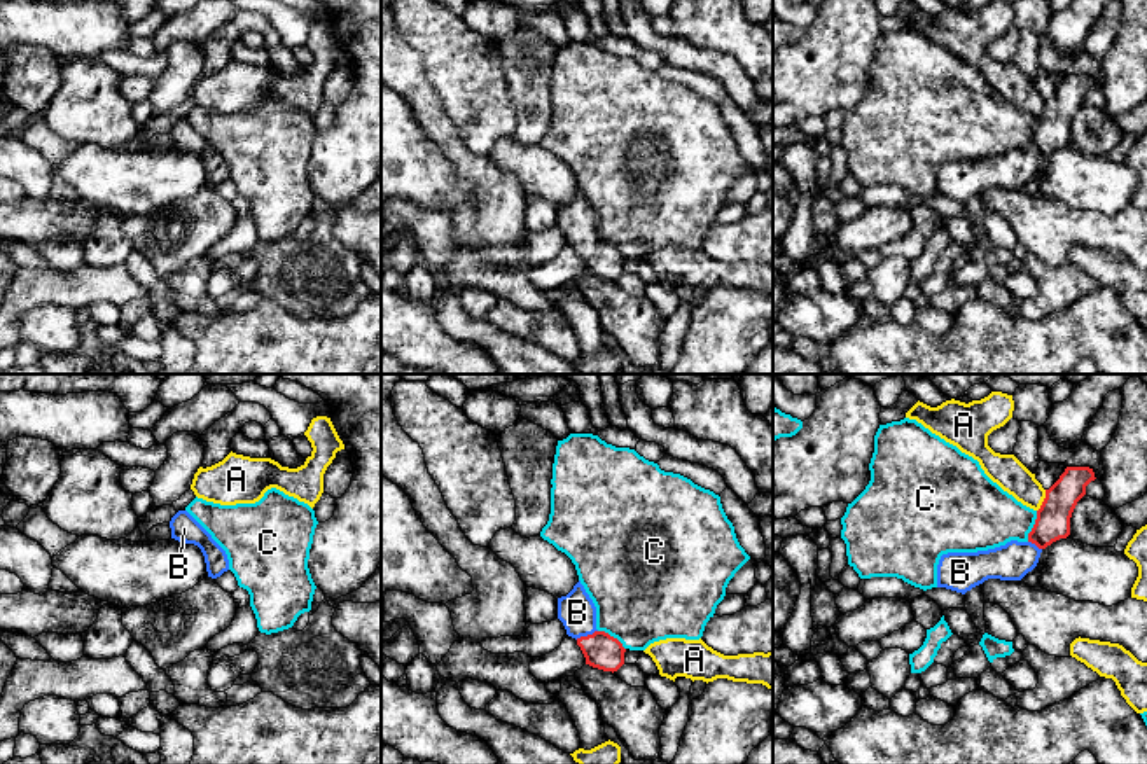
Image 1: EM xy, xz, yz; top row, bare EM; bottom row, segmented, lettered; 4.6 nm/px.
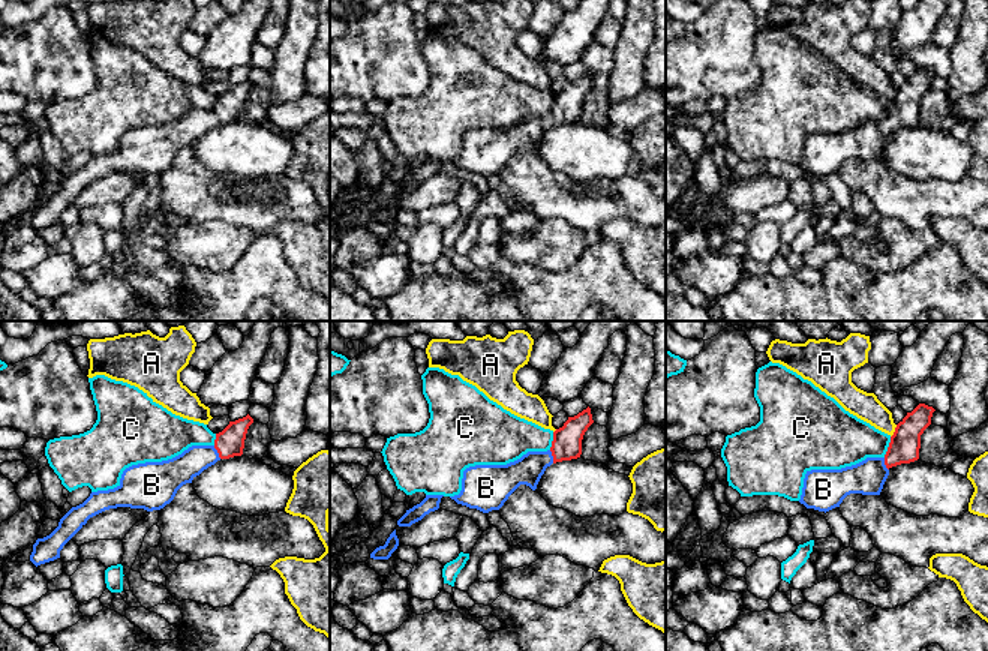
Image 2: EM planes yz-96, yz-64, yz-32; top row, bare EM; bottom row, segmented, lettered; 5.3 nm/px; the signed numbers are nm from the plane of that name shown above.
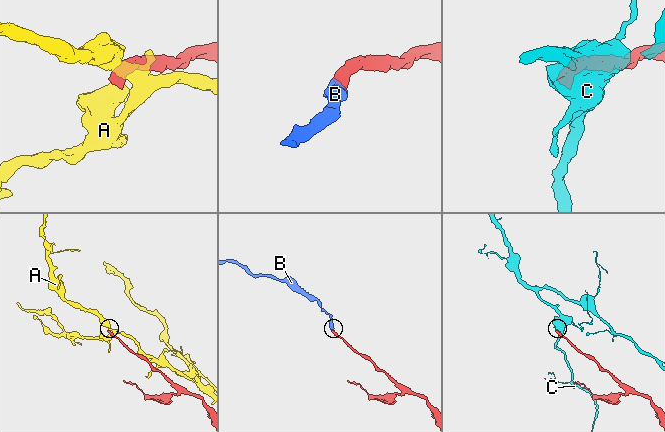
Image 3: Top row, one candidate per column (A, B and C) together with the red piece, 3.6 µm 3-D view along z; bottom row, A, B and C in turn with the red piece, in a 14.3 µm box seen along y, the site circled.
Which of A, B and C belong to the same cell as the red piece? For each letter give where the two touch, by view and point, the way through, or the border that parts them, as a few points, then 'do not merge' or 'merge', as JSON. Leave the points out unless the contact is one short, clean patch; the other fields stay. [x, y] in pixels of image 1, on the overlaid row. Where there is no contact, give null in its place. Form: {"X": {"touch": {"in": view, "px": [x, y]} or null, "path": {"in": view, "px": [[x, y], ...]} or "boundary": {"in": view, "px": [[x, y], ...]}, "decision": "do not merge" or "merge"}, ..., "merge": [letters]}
{"A": {"touch": {"in": "yz", "px": [1044, 500]}, "boundary": {"in": "yz", "px": [[1046, 490], [1046, 497], [1037, 511]]}, "decision": "do not merge"}, "B": {"touch": {"in": "xz", "px": [588, 635]}, "path": {"in": "xz", "px": [[602, 651], [588, 635], [577, 612]]}, "decision": "merge"}, "C": {"touch": {"in": "yz", "px": [1034, 527]}, "boundary": {"in": "yz", "px": [[1037, 511], [1027, 541]]}, "decision": "do not merge"}, "merge": ["B"]}

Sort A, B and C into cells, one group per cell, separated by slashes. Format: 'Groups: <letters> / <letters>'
Groups: A / B / C

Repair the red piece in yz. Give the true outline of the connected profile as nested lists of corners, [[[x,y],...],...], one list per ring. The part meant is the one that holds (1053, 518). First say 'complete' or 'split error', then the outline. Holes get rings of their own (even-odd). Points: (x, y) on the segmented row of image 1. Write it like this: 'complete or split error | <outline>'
split error | [[[1067,467],[1046,490],[1026,542],[1011,540],[988,551],[942,554],[937,565],[937,587],[965,594],[988,579],[1021,580],[1037,566],[1047,545],[1070,535],[1072,512],[1095,479],[1089,467]]]

